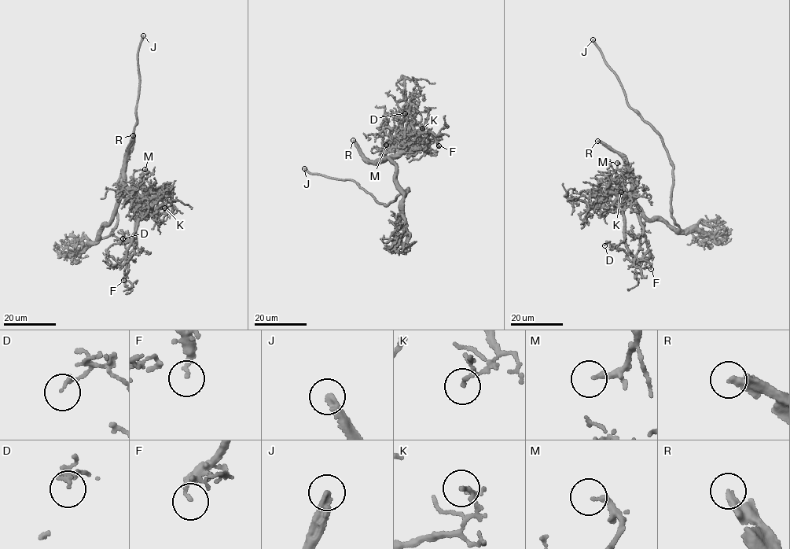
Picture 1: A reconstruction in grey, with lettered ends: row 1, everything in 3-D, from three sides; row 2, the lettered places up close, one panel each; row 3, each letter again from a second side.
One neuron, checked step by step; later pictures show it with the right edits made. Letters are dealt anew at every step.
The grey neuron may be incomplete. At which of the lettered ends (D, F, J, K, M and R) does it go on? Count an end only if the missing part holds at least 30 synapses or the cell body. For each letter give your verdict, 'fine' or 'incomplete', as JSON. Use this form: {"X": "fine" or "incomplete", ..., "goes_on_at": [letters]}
{"D": "fine", "F": "fine", "J": "incomplete", "K": "fine", "M": "fine", "R": "incomplete", "goes_on_at": ["J", "R"]}

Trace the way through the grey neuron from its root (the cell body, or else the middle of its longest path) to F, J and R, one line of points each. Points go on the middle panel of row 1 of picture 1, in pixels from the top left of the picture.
F: (405, 197), (396, 179), (398, 167), (388, 159), (385, 160), (414, 147), (425, 148), (430, 135), (439, 145)
J: (405, 197), (408, 189), (384, 206), (376, 203), (369, 193), (352, 181), (309, 173), (304, 168)
R: (405, 197), (396, 179), (395, 164), (388, 159), (379, 162), (369, 160), (353, 140)

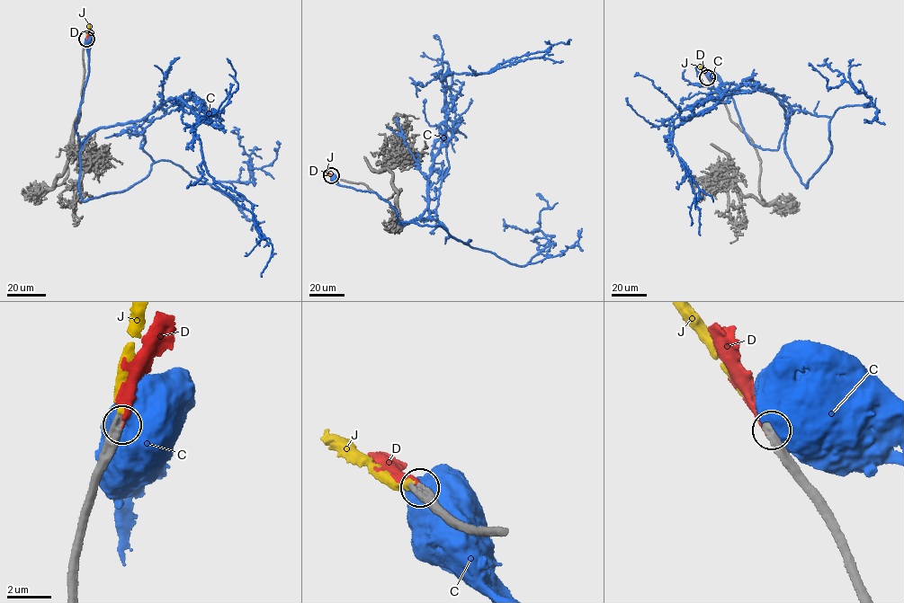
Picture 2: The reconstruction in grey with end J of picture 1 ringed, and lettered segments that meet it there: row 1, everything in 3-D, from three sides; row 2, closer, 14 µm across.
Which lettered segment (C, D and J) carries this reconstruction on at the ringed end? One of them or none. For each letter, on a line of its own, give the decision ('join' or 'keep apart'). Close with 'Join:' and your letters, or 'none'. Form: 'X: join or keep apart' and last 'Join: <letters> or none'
C: keep apart
D: join
J: keep apart
Join: D

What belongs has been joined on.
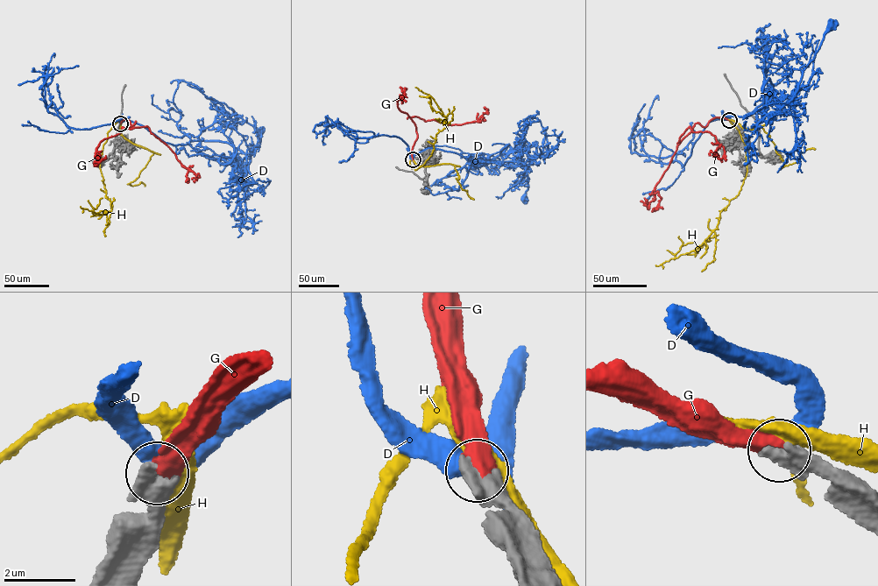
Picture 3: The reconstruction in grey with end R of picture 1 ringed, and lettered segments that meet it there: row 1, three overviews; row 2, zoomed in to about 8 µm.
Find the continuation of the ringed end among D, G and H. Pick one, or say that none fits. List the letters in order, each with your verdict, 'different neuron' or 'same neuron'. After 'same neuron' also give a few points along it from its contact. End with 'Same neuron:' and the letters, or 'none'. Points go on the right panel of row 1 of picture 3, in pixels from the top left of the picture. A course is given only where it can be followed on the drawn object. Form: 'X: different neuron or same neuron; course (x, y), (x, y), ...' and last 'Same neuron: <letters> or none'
D: different neuron
G: same neuron; course (729, 120), (696, 123), (676, 146), (679, 138), (690, 126), (708, 131), (721, 144), (711, 155)
H: different neuron
Same neuron: G

